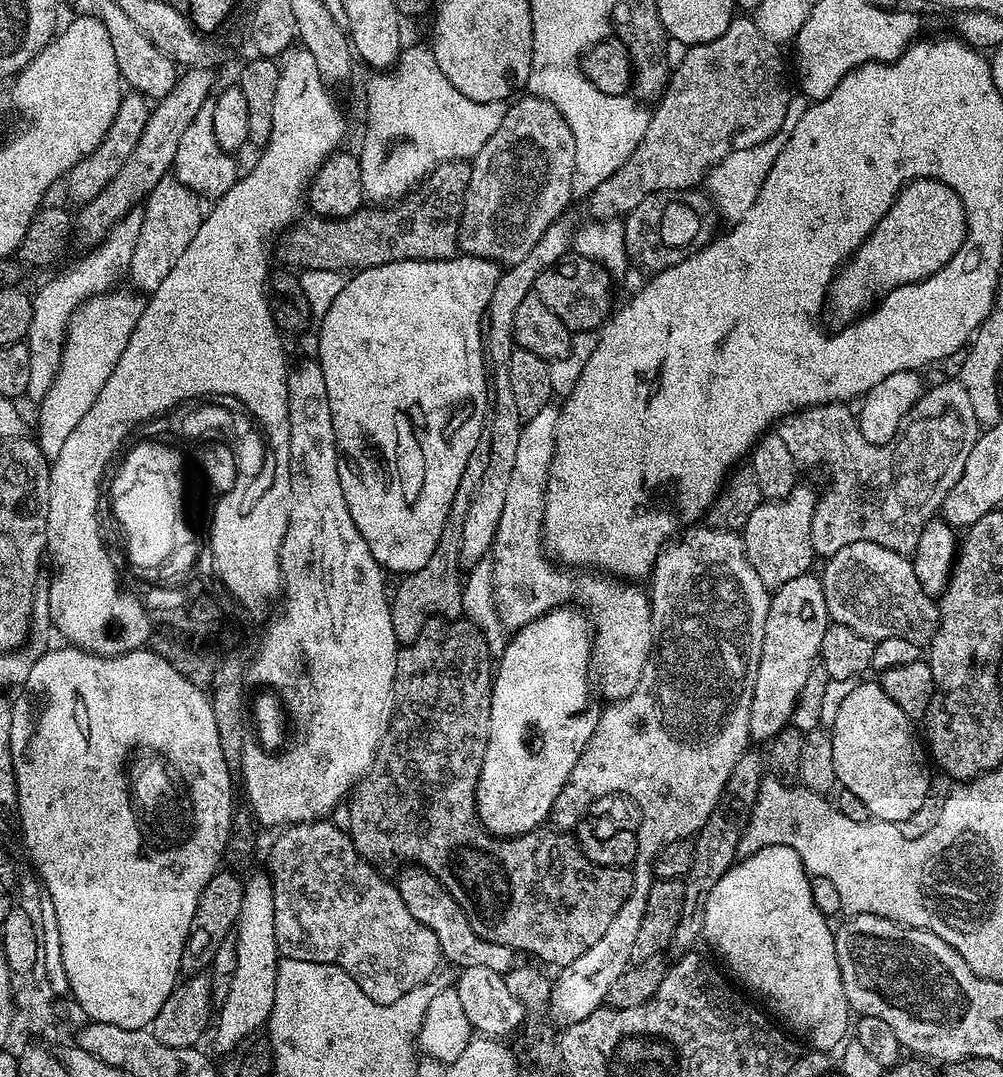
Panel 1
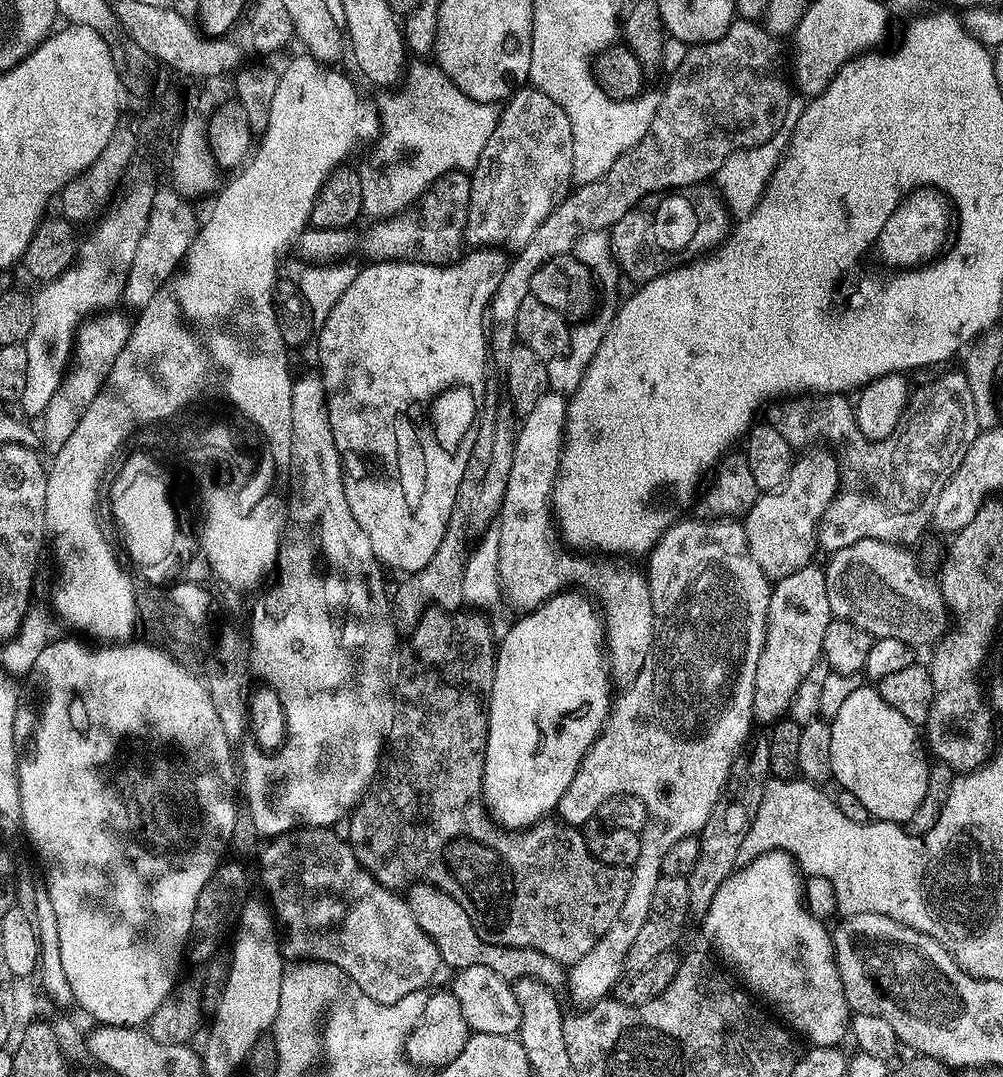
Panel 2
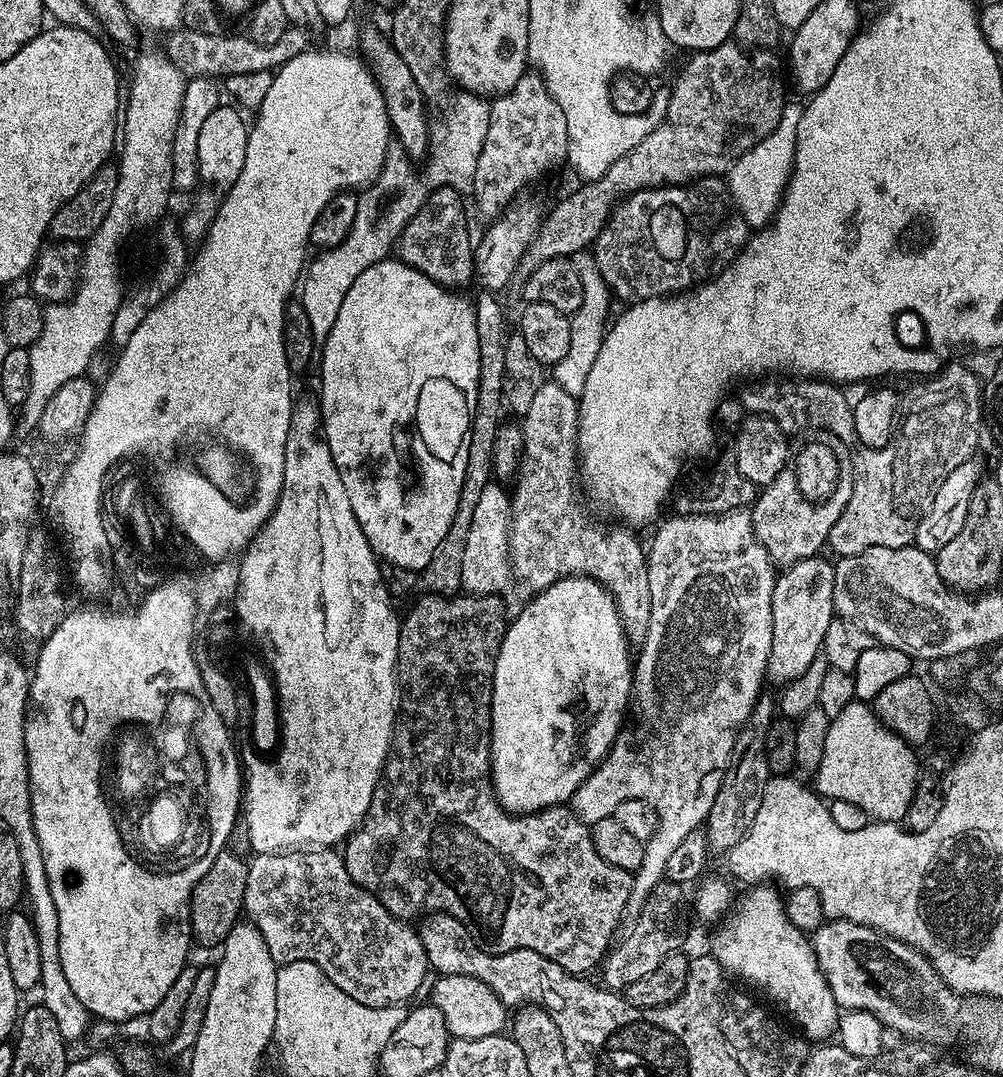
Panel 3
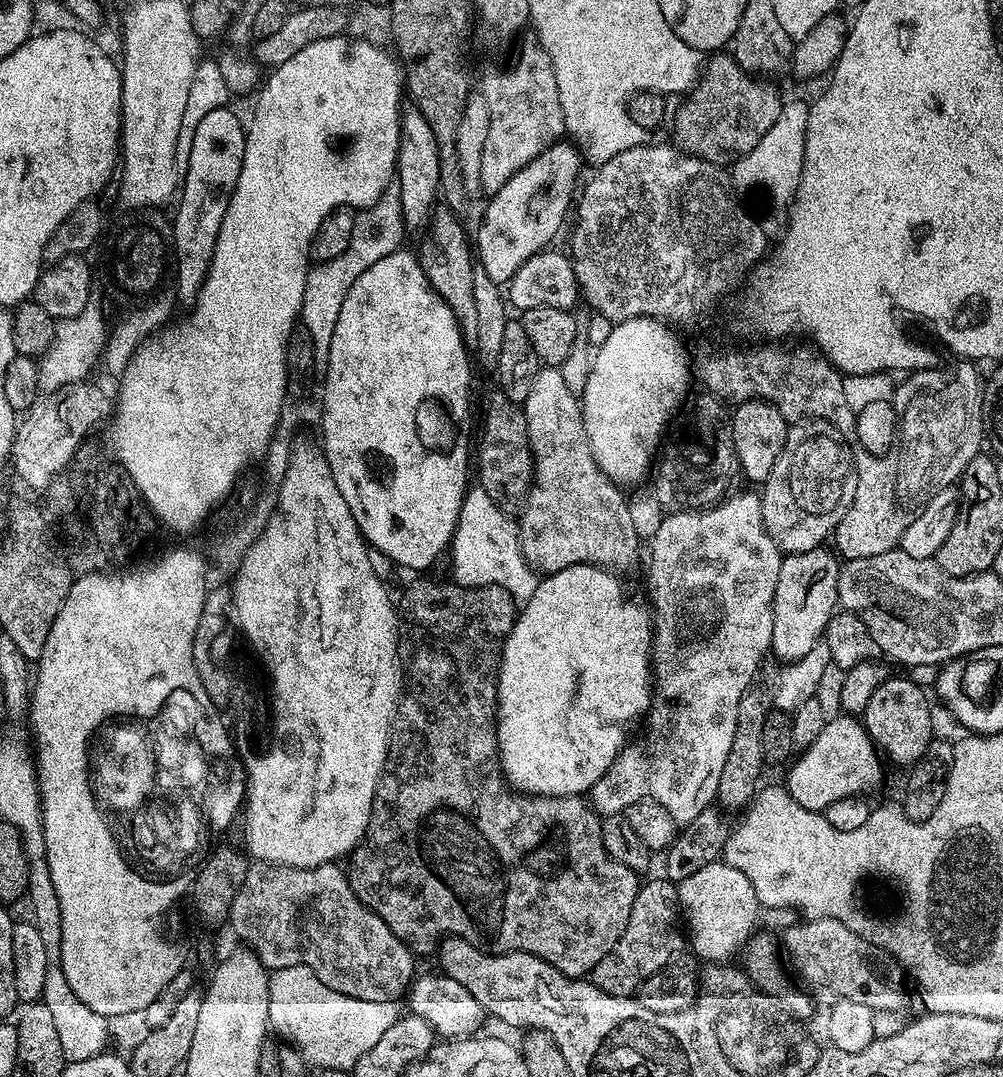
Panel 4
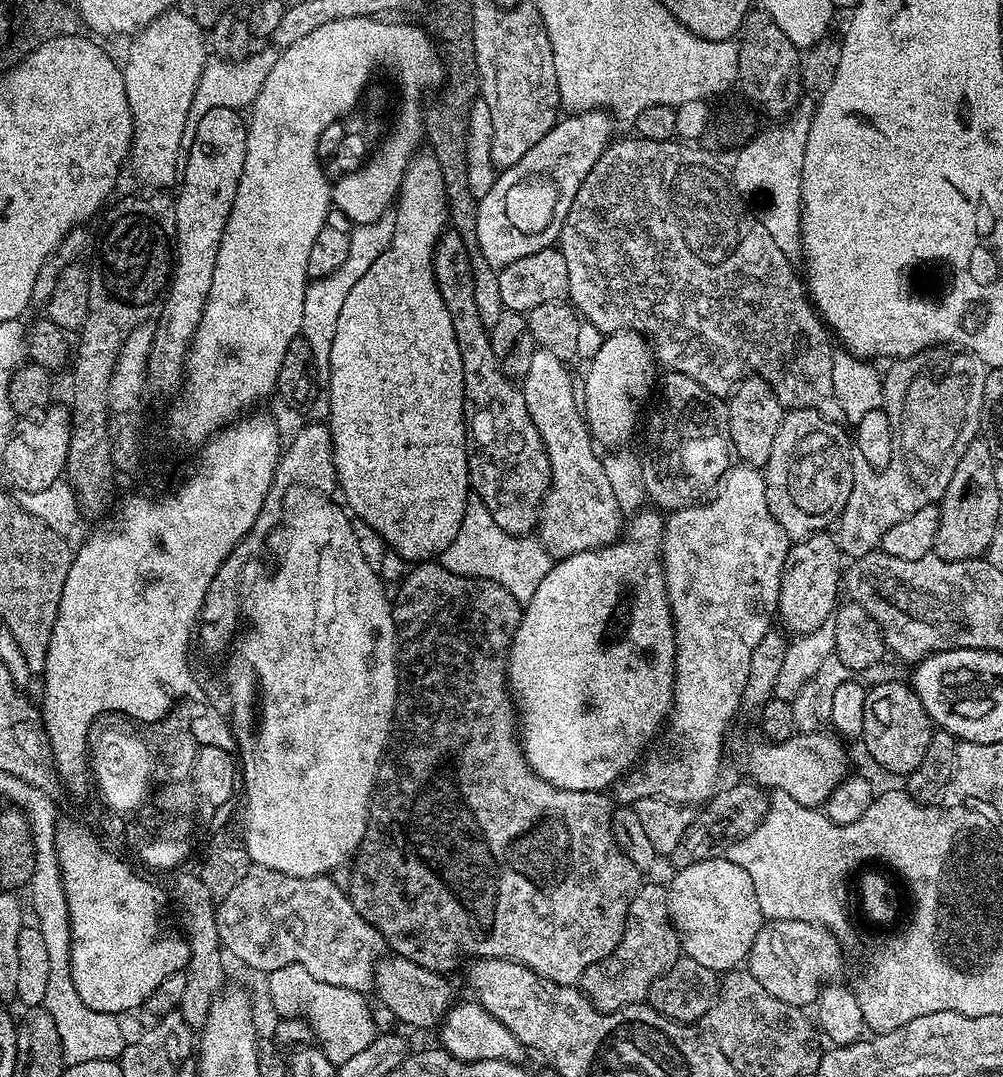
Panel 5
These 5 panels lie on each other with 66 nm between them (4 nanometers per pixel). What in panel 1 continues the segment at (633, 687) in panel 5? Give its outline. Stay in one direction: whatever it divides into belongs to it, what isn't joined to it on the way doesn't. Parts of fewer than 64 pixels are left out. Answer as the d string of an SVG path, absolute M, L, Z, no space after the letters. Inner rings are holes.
M575 606L551 608L546 615L539 616L509 639L494 672L488 745L482 762L482 774L476 783L476 813L493 836L507 838L533 832L551 817L558 790L566 786L570 770L574 770L582 750L586 750L598 726L602 708L596 705L591 672L590 620Z

